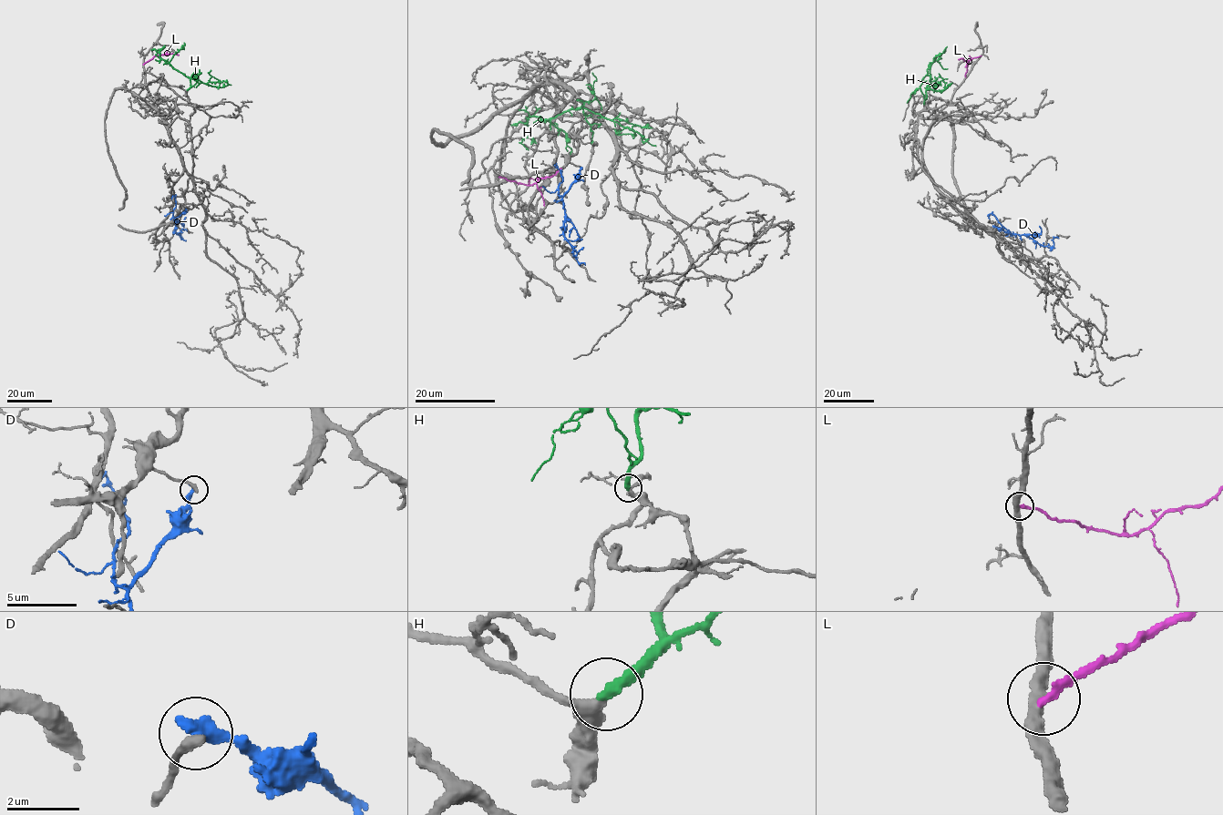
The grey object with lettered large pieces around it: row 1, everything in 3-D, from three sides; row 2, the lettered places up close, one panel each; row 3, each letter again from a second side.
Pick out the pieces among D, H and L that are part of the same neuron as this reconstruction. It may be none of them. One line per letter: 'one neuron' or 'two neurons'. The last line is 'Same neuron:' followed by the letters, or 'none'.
D: two neurons
H: one neuron
L: two neurons
Same neuron: H

